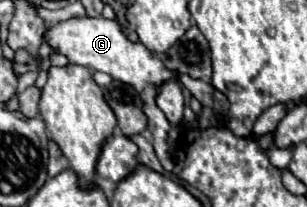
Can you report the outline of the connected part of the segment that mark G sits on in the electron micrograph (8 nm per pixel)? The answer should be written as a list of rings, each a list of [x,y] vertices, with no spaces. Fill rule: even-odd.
[[[76,16],[64,22],[56,22],[50,24],[48,30],[44,32],[44,40],[58,52],[64,54],[72,64],[80,64],[80,66],[88,66],[92,70],[100,70],[110,74],[114,80],[132,84],[142,100],[144,100],[144,112],[148,116],[148,130],[152,132],[154,138],[154,150],[156,156],[160,160],[160,164],[164,166],[164,170],[172,172],[172,166],[175,164],[175,151],[167,143],[167,133],[172,125],[168,122],[160,108],[156,108],[154,104],[154,96],[156,96],[156,88],[160,86],[162,80],[170,80],[174,78],[174,72],[170,72],[162,60],[154,54],[148,52],[148,48],[144,48],[144,44],[140,42],[130,42],[128,36],[120,30],[120,26],[114,20],[106,20],[106,18],[88,18],[88,16]]]

